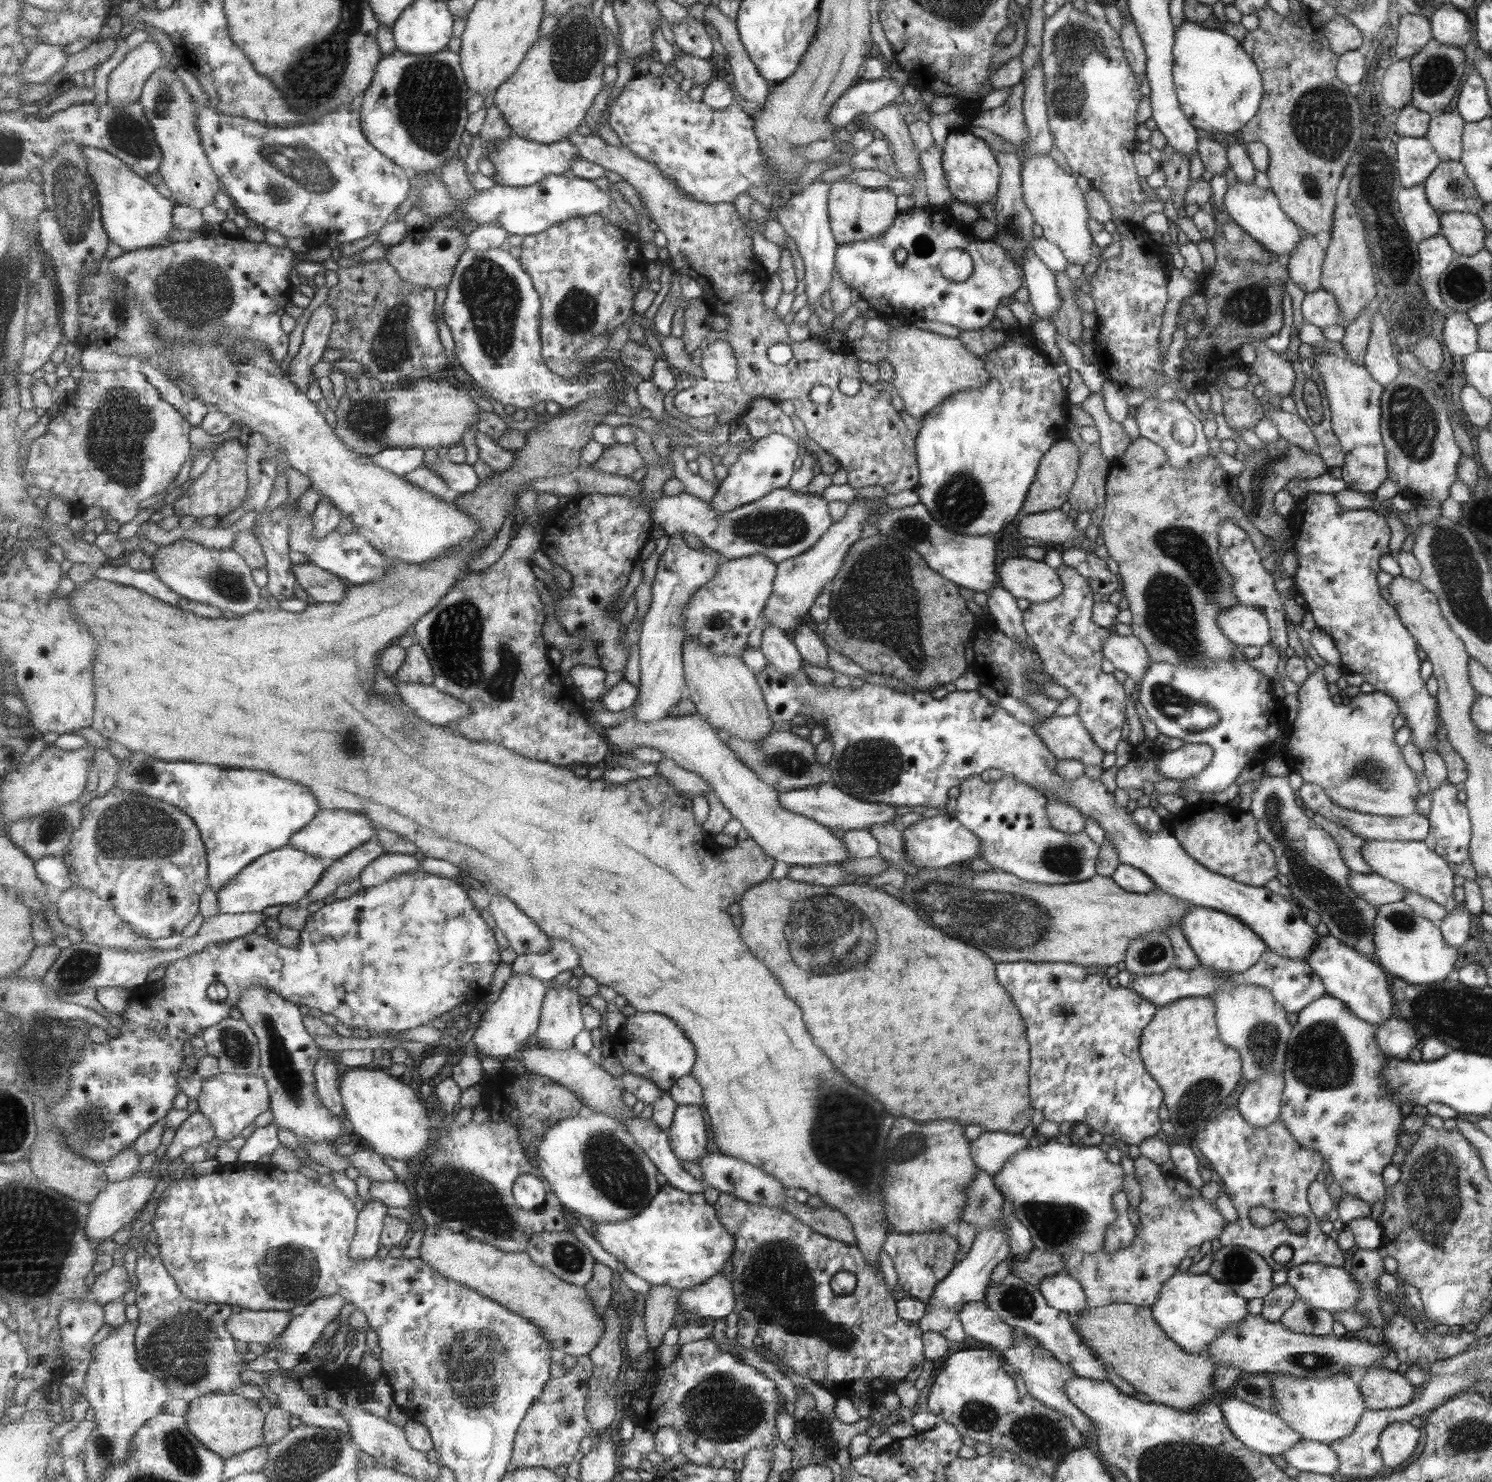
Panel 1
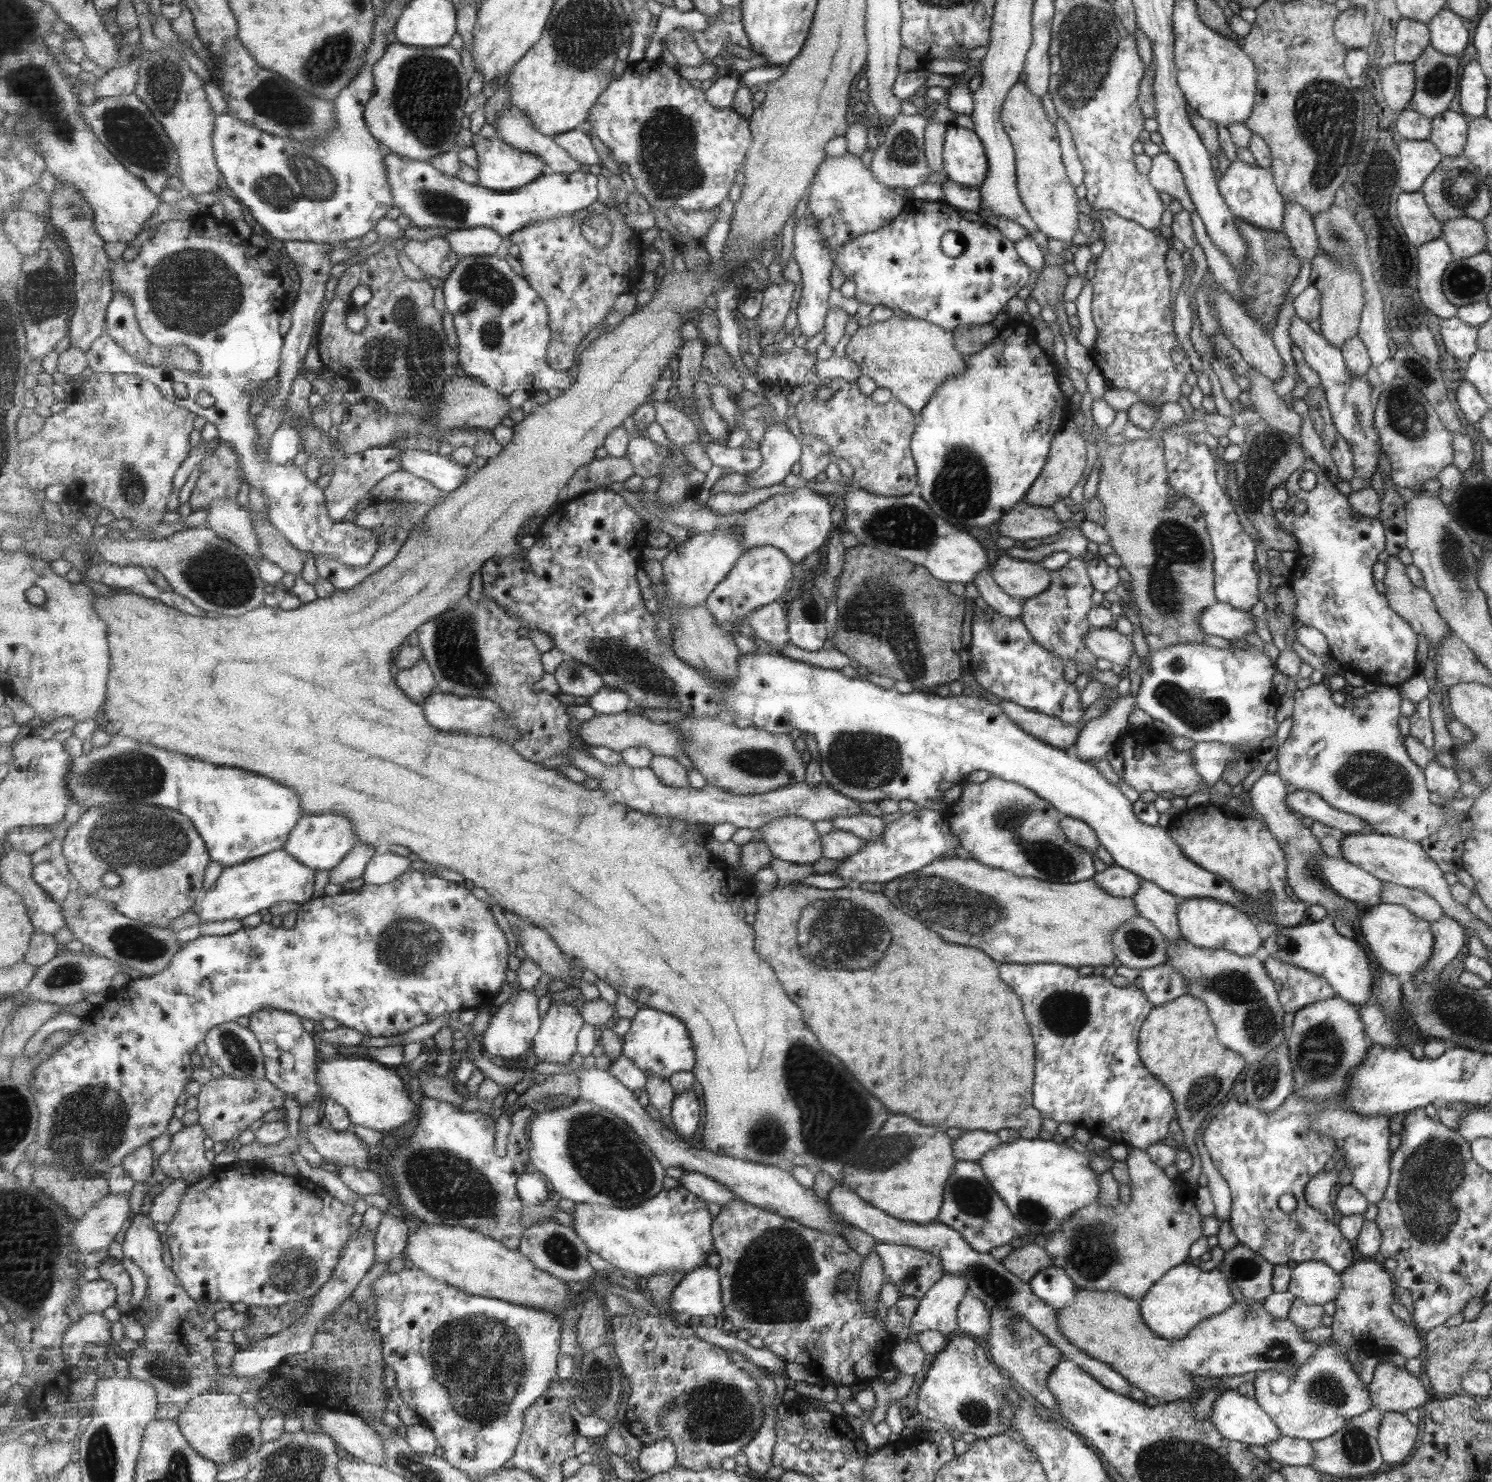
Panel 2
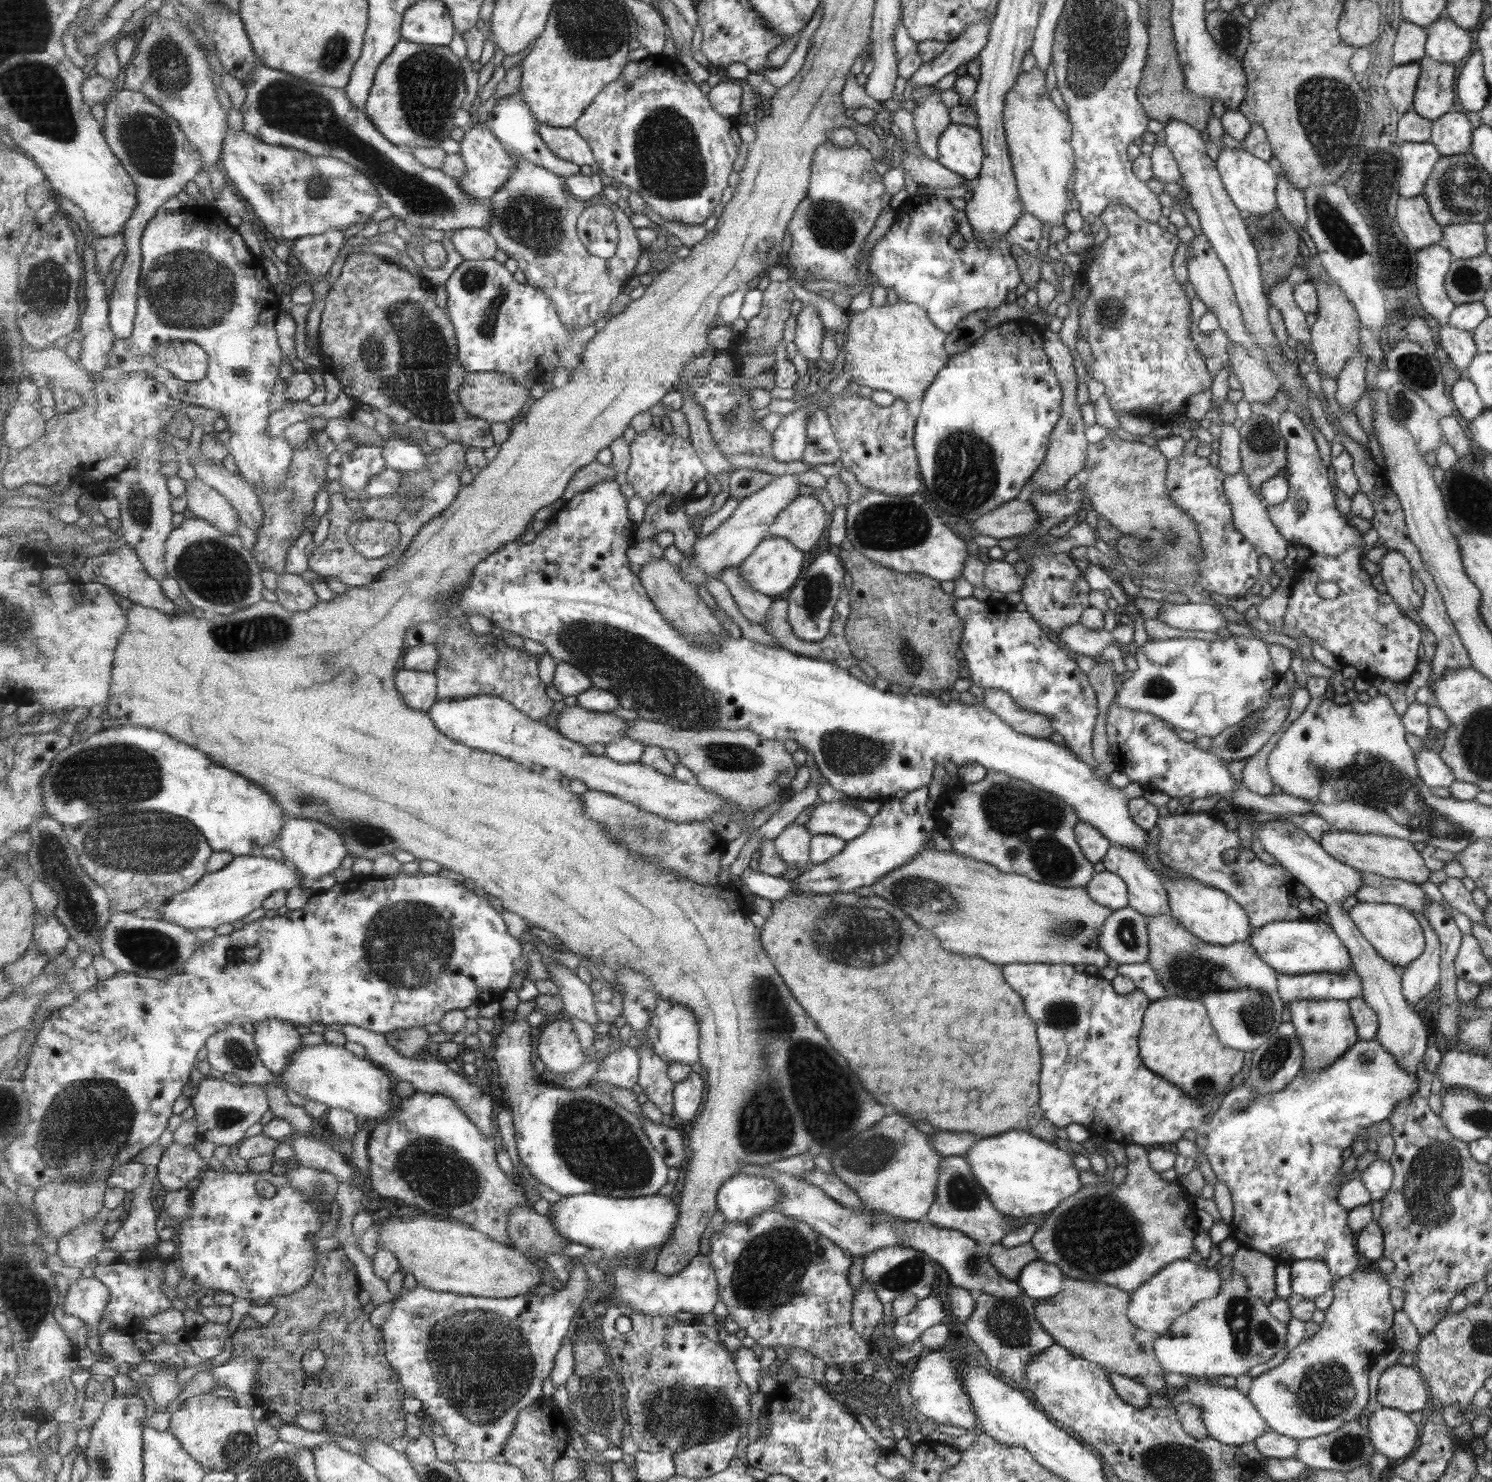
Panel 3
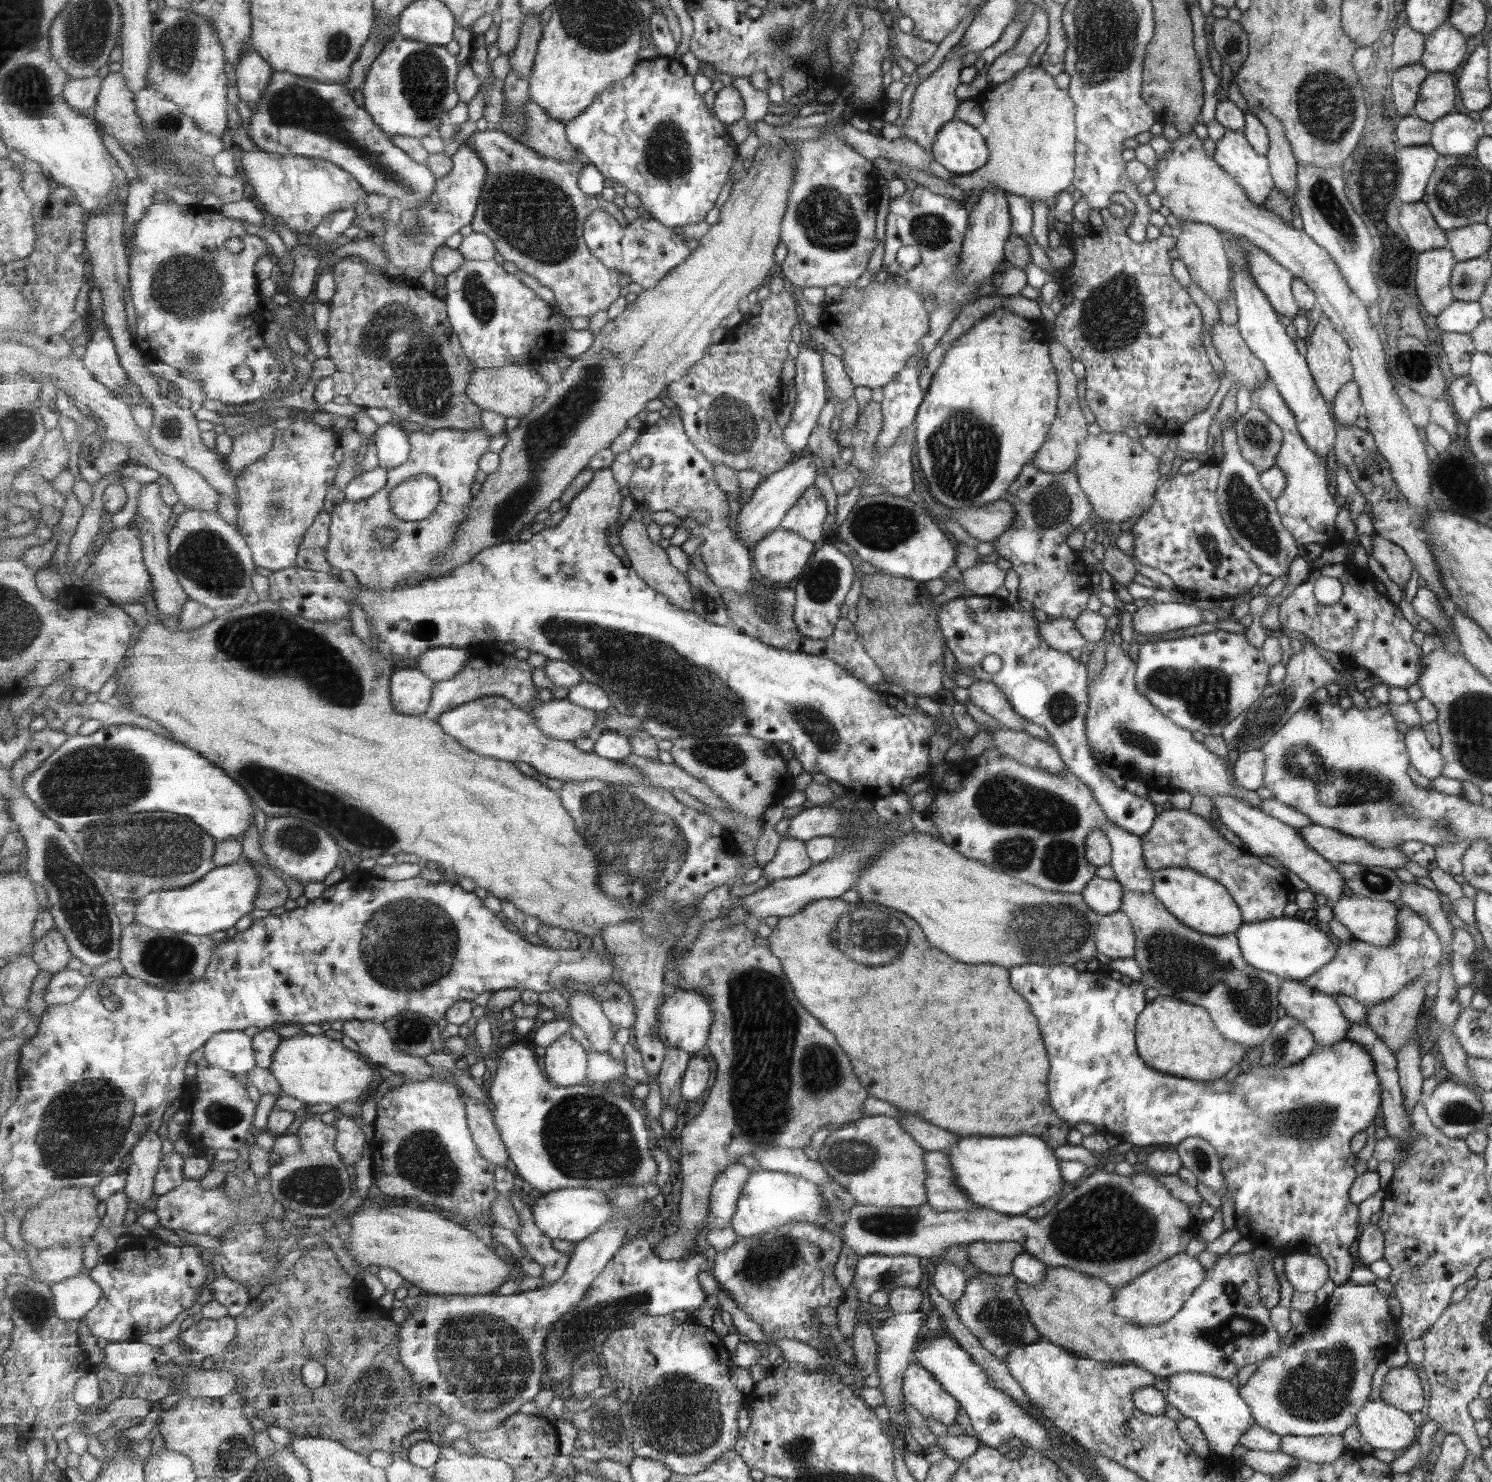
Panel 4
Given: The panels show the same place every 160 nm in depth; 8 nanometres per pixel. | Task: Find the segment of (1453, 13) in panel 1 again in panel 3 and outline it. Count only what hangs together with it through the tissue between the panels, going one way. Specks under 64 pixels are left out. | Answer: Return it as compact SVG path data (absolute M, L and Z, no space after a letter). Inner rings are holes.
M1439 17L1427 26L1426 55L1435 62L1455 66L1469 52L1469 34L1449 17Z

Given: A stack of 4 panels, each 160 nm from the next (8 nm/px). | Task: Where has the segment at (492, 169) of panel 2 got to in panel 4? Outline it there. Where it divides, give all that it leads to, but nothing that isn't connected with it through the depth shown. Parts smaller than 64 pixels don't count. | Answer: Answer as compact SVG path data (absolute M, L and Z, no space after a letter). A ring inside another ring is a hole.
M466 144L458 148L452 156L452 159L454 162L453 172L447 178L438 179L435 194L421 208L417 208L417 210L404 210L399 224L397 226L387 227L386 233L384 234L384 245L382 246L384 256L389 263L397 268L401 268L403 274L407 268L411 268L411 270L416 270L420 273L427 272L429 268L431 269L437 251L445 247L447 240L453 234L461 232L461 228L471 226L475 218L477 208L479 208L479 197L483 196L483 186L487 184L487 169L485 163L481 160L478 152Z

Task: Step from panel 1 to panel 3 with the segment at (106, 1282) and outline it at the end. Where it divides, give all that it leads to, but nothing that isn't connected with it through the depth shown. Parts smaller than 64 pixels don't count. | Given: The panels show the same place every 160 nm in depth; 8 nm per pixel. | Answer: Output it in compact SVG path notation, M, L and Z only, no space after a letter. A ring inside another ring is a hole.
M81 1277L71 1282L66 1297L63 1298L63 1311L78 1317L88 1326L86 1346L96 1355L103 1357L97 1326L105 1307L110 1303L111 1291L97 1279Z

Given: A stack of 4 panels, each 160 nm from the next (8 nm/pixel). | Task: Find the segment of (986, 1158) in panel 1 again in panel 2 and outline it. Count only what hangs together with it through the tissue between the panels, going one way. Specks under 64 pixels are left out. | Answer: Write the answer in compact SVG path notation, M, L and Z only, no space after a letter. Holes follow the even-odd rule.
M965 1132L953 1140L955 1161L978 1163L983 1154L999 1144L1001 1144L999 1138L991 1132Z

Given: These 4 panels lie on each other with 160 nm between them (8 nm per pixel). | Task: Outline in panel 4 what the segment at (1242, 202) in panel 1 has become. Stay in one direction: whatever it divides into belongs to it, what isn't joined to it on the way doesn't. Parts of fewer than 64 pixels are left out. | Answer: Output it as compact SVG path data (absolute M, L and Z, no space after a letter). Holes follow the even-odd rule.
M1224 129L1221 138L1214 143L1213 160L1223 168L1223 172L1227 172L1231 178L1235 179L1235 184L1246 192L1247 198L1253 204L1263 204L1274 184L1270 170L1267 170L1267 157L1254 151L1241 129Z

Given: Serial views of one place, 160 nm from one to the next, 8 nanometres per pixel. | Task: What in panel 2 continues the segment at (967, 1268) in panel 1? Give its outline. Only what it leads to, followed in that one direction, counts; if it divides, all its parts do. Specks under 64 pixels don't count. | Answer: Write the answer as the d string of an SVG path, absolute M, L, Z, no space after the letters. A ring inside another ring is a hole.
M946 1273L918 1299L915 1312L907 1319L913 1332L937 1331L946 1336L957 1328L957 1308L962 1296L967 1294L965 1277Z

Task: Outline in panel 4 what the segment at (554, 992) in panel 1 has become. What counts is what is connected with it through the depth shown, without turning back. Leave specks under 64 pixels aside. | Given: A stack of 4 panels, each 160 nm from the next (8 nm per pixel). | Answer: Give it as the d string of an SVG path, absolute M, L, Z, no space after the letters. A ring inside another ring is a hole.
M566 1032L545 1050L545 1073L559 1086L587 1082L587 1051Z

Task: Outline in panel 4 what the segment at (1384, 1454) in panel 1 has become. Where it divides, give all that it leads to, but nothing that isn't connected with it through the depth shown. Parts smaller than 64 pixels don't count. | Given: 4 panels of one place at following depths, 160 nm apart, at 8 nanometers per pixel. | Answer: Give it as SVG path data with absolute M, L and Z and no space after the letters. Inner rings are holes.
M1366 1400L1355 1420L1357 1430L1371 1448L1403 1450L1415 1440L1415 1426L1402 1409L1382 1401Z

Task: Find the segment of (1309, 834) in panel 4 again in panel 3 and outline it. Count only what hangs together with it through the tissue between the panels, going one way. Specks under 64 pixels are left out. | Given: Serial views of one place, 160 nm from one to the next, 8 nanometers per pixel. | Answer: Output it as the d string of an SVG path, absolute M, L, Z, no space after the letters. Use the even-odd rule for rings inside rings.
M1329 830L1321 835L1318 843L1335 860L1358 871L1378 874L1385 878L1398 878L1416 885L1428 880L1430 869L1410 841L1379 834Z

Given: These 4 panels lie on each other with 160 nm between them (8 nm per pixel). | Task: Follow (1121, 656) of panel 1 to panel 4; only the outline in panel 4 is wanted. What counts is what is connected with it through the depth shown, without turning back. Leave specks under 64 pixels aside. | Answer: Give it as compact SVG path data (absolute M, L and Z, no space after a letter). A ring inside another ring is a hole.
M1050 619L1037 622L1038 635L1045 643L1058 652L1081 649L1086 640L1075 630L1074 621L1069 619Z

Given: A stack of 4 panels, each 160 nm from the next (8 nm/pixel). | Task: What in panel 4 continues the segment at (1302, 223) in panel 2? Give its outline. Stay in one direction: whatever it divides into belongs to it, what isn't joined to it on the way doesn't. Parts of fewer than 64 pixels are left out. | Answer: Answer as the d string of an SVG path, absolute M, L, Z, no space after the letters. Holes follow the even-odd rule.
M1255 107L1253 112L1265 125L1266 135L1269 137L1269 150L1266 157L1270 160L1270 175L1273 177L1275 188L1288 199L1293 200L1295 184L1297 184L1297 160L1285 138L1284 128L1267 109Z

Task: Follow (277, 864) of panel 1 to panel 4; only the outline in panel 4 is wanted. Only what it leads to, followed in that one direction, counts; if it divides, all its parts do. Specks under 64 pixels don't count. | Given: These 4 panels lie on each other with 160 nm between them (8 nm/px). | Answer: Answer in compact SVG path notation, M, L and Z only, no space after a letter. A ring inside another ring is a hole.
M244 856L239 862L223 867L215 867L201 880L185 888L153 891L136 901L134 920L145 928L177 933L209 936L219 930L227 931L243 916L249 915L258 897L260 878L257 869Z

